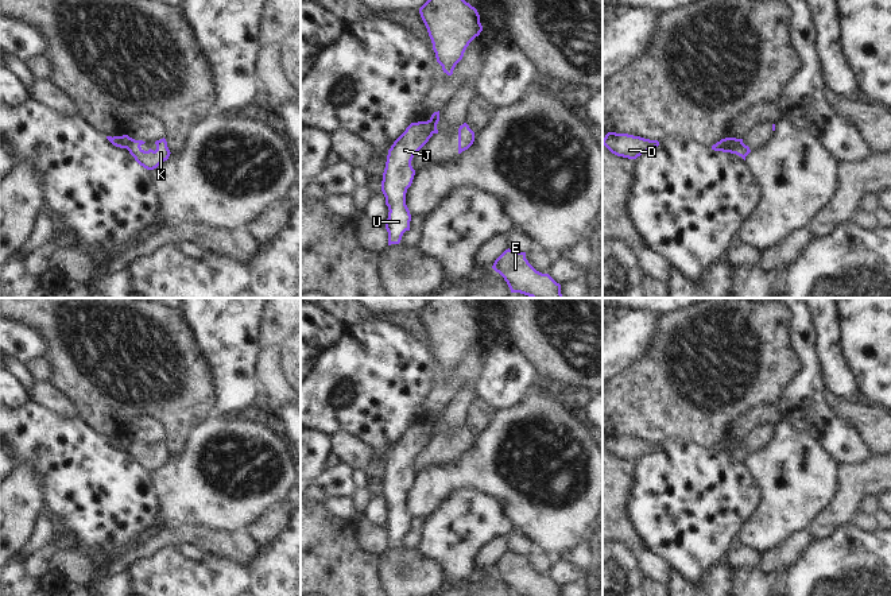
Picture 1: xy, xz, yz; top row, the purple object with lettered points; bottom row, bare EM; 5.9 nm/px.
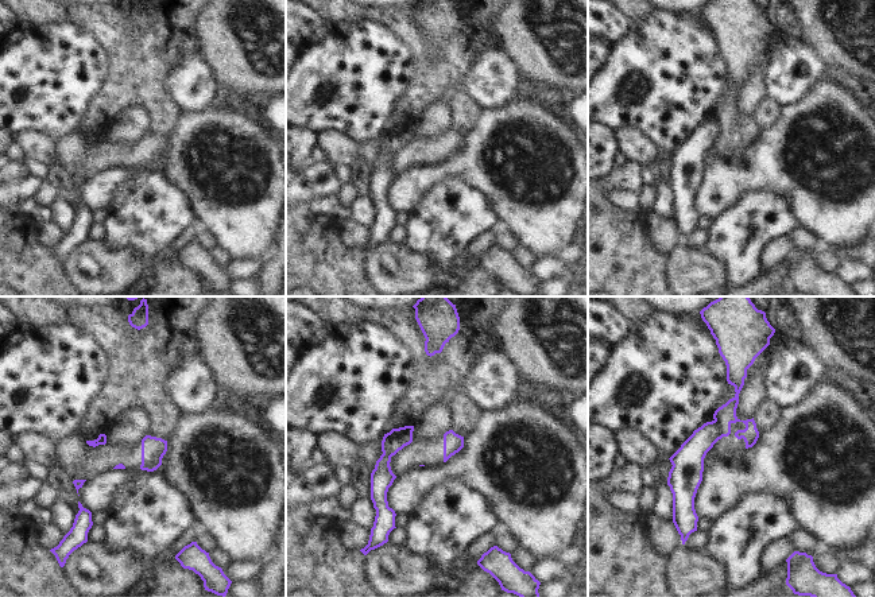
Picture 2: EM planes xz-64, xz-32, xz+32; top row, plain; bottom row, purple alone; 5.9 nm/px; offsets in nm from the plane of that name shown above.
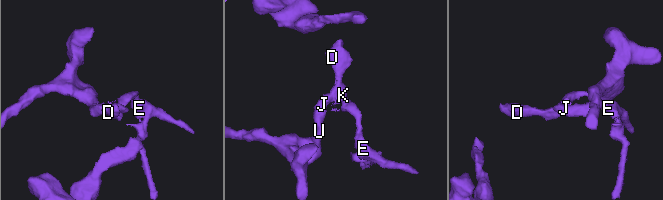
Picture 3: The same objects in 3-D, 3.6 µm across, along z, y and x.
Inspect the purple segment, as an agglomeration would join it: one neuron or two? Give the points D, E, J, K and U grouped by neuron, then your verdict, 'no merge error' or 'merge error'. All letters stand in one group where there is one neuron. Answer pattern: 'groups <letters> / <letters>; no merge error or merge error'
groups D E K / J U; merge error

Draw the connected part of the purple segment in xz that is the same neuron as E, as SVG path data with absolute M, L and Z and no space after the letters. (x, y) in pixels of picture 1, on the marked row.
M505 249L492 268L507 282L511 293L520 293L531 298L563 298L561 285L549 274L536 271L526 259L526 252Z

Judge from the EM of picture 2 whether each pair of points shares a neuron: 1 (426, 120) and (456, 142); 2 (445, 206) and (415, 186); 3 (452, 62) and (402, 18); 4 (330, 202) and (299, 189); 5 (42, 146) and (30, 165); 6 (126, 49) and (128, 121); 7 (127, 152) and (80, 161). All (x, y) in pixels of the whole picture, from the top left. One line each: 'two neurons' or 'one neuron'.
1: two neurons
2: two neurons
3: one neuron
4: two neurons
5: two neurons
6: two neurons
7: one neuron

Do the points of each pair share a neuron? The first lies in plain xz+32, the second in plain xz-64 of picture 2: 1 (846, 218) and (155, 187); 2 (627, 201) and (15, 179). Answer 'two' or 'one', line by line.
1: two
2: two

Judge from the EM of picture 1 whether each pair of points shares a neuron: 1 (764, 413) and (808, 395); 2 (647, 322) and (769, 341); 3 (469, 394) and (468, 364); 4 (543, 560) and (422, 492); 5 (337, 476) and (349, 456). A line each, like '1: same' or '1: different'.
1: different
2: different
3: different
4: different
5: different

